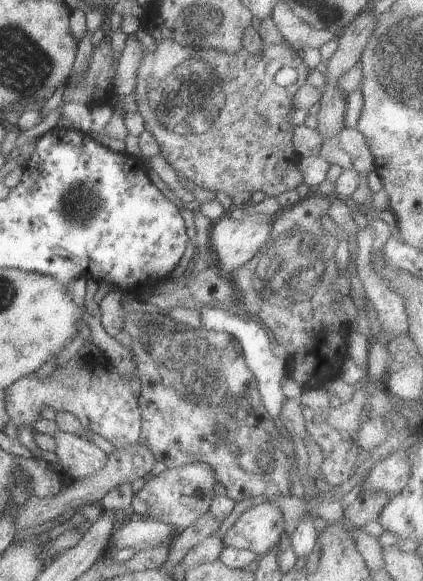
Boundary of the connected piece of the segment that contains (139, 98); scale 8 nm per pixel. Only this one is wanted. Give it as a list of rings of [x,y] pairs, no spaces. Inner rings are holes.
[[[160,40],[156,44],[156,50],[144,49],[142,52],[142,62],[140,62],[140,68],[137,74],[137,83],[134,91],[136,104],[138,105],[138,111],[143,116],[145,122],[145,130],[151,131],[159,143],[160,155],[174,170],[177,176],[184,178],[188,181],[192,181],[195,186],[201,186],[206,190],[212,190],[214,192],[224,192],[232,198],[238,192],[263,192],[266,197],[278,196],[286,190],[292,190],[297,186],[300,186],[304,182],[302,178],[302,172],[298,170],[299,157],[292,146],[292,138],[294,128],[296,126],[290,124],[288,118],[294,111],[294,94],[296,90],[300,88],[305,82],[309,74],[308,66],[303,62],[301,54],[297,51],[292,50],[288,44],[282,42],[265,43],[264,48],[260,54],[250,54],[246,49],[238,50],[238,52],[222,52],[219,50],[212,49],[201,49],[201,48],[190,48],[190,46],[182,46],[173,40]],[[284,66],[292,67],[297,72],[297,80],[293,85],[280,86],[275,80],[276,72]]]

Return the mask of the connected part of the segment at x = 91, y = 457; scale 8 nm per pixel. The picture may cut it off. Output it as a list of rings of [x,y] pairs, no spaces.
[[[62,431],[52,438],[56,440],[54,453],[60,460],[56,467],[62,475],[81,479],[106,466],[108,455],[88,439]]]

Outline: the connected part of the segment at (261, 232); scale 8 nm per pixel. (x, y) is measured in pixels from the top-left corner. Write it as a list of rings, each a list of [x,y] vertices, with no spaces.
[[[250,213],[245,219],[239,221],[222,216],[216,222],[212,228],[208,245],[212,248],[211,254],[218,259],[218,268],[222,276],[229,278],[234,270],[244,266],[266,244],[271,234],[273,220],[274,217],[268,214]]]

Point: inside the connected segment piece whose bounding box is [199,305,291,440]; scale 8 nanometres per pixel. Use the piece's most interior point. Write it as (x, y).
(268, 369)

